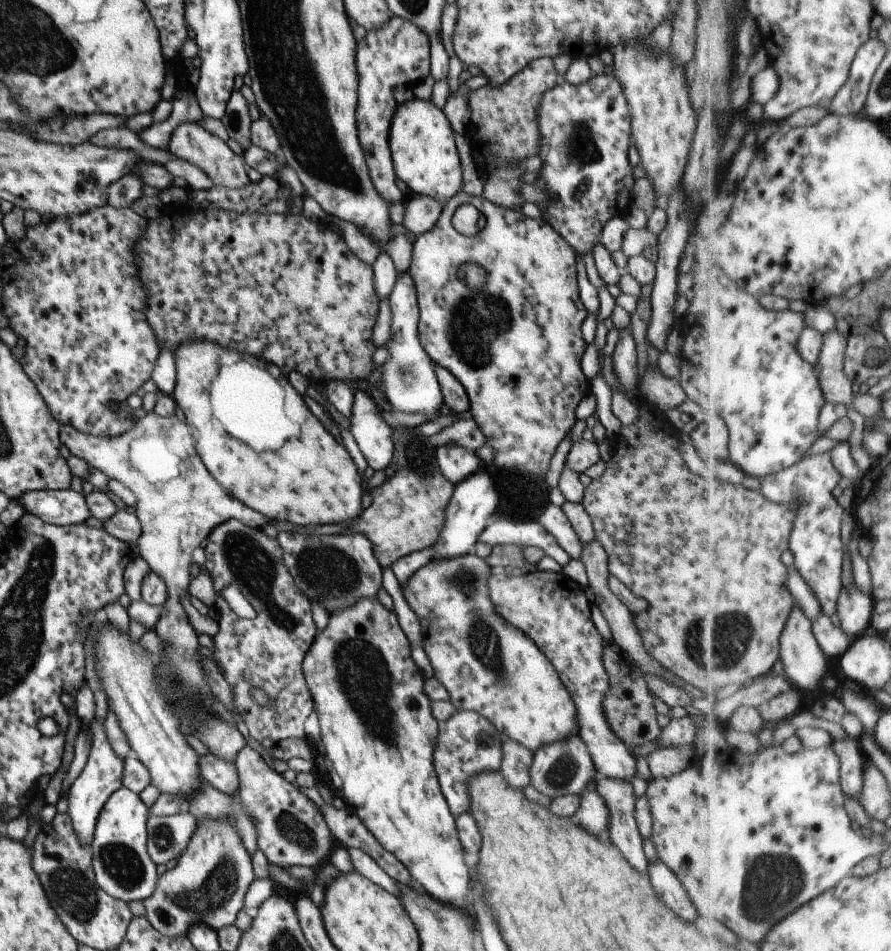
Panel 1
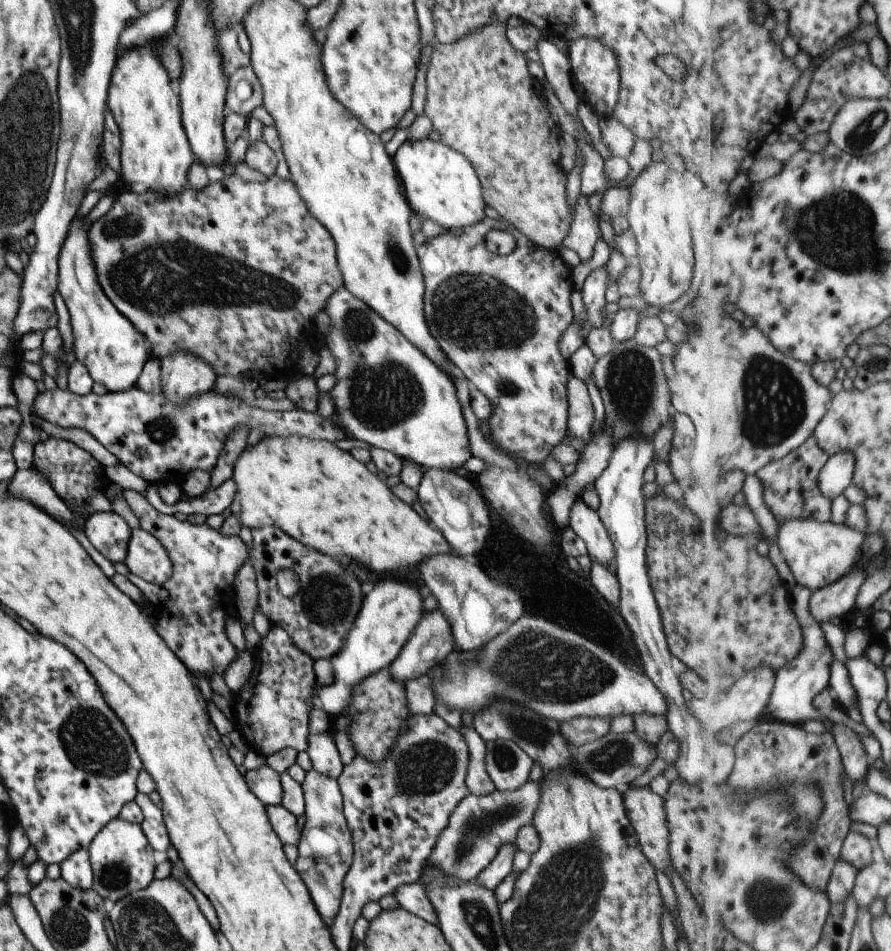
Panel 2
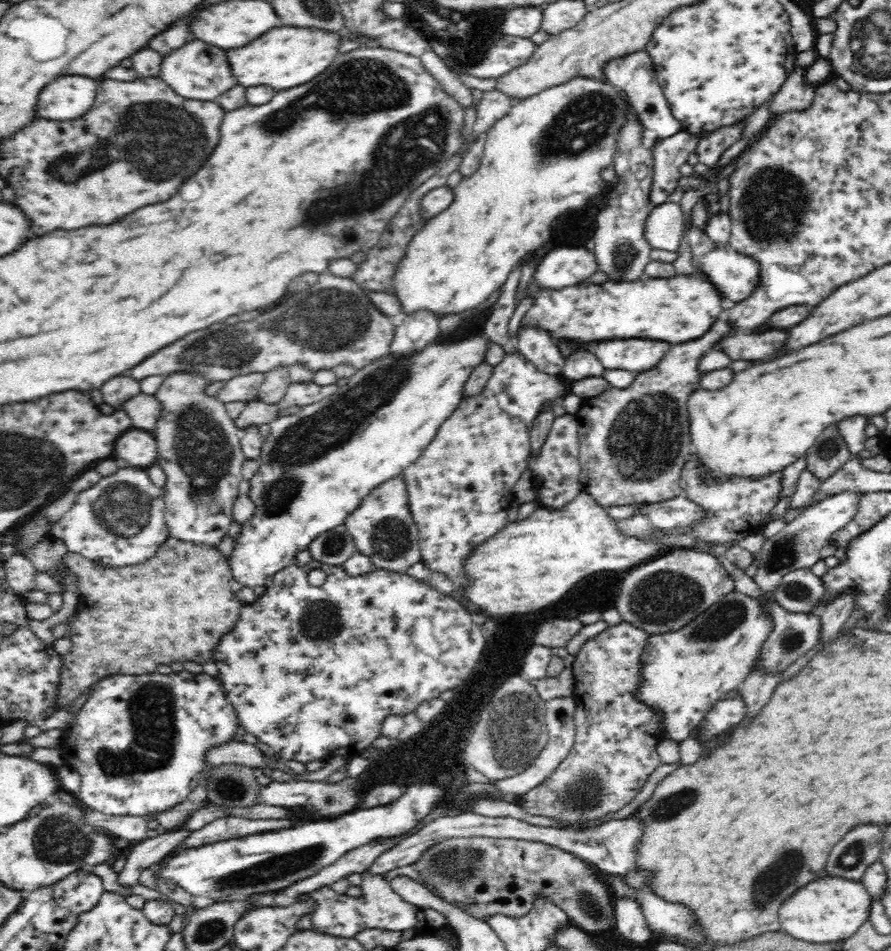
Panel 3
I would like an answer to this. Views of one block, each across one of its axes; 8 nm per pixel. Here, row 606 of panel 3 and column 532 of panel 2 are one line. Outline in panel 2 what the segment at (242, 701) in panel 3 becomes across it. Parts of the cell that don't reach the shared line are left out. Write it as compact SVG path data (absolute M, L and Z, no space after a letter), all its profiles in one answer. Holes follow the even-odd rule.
M486 217L482 222L474 224L474 226L460 228L460 230L448 230L446 234L440 234L436 238L428 237L426 244L422 244L422 246L417 248L417 254L420 270L424 278L424 285L426 286L424 314L426 314L426 323L428 324L430 334L436 338L438 346L444 350L444 354L450 358L450 362L464 373L471 386L480 390L490 400L493 412L488 420L488 426L490 427L489 436L492 437L492 443L500 446L504 452L520 458L520 460L526 460L530 464L542 464L542 462L547 460L547 456L552 452L552 448L556 444L562 443L562 440L566 438L566 431L568 431L568 396L566 388L573 374L571 373L569 362L566 362L566 358L558 350L558 342L560 342L562 334L566 332L566 328L573 322L574 312L571 308L570 300L570 294L574 290L572 268L564 262L558 250L536 247L526 236L522 236L510 222L502 218L501 220L494 220L494 218ZM494 229L508 232L514 238L516 248L510 254L506 254L506 256L498 254L496 256L496 254L486 250L484 236Z

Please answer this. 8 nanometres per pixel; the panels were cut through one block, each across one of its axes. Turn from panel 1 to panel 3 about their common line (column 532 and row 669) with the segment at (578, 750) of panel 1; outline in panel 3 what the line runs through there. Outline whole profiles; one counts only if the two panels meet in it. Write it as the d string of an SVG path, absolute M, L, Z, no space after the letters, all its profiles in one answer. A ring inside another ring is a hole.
M776 602L768 604L768 611L770 611L770 616L775 626L759 652L758 660L760 662L758 662L757 666L770 674L776 674L776 672L784 672L788 666L794 664L796 658L806 654L814 644L819 644L822 623L820 623L820 618L815 614L789 612Z

